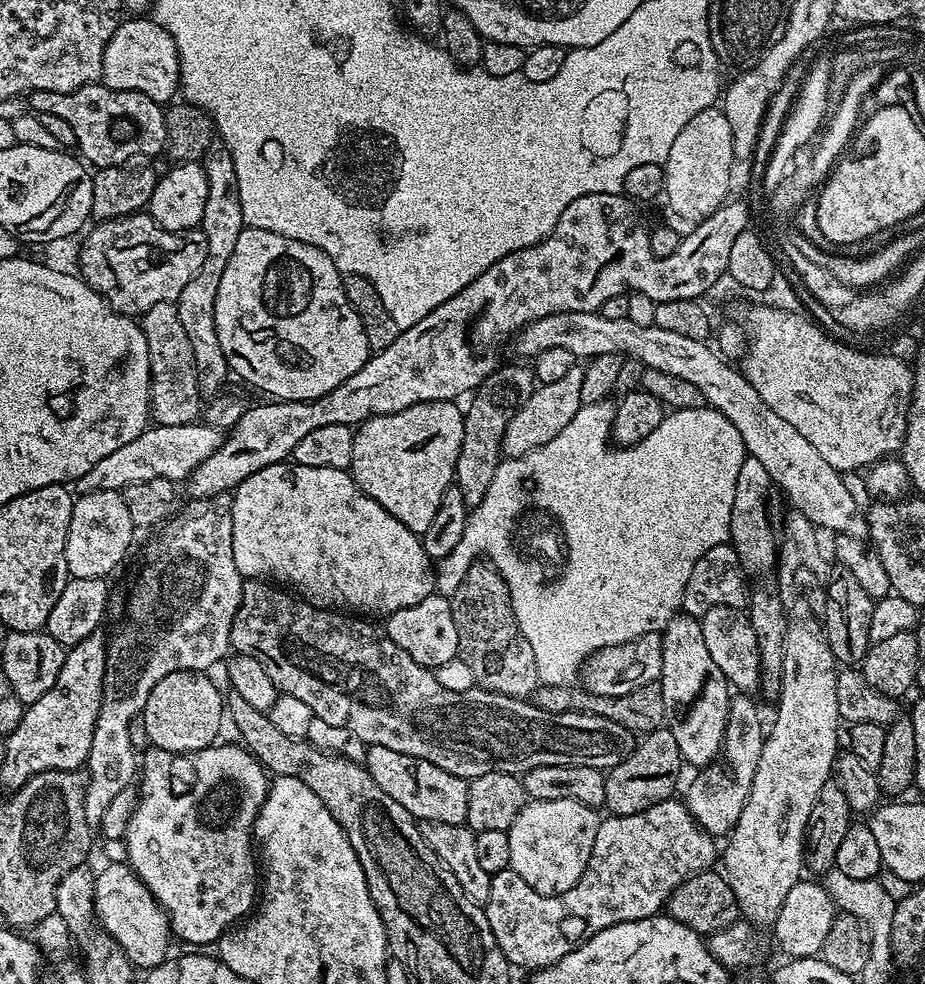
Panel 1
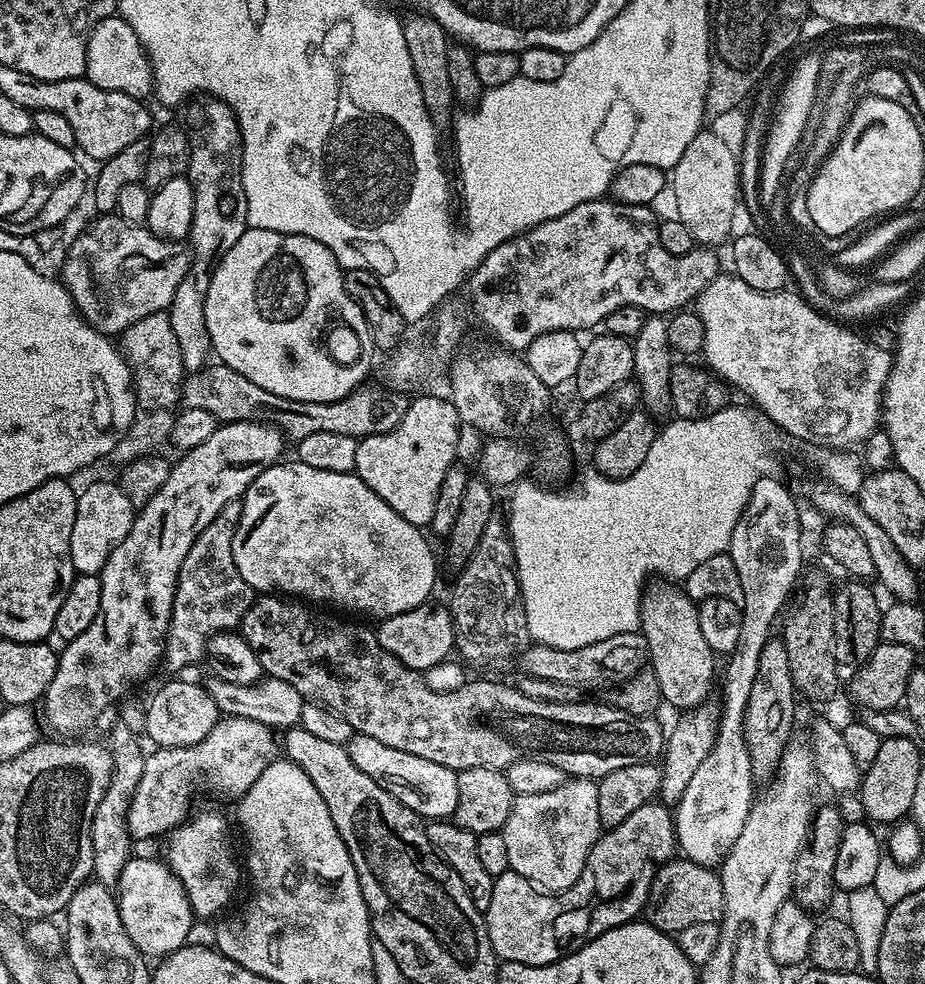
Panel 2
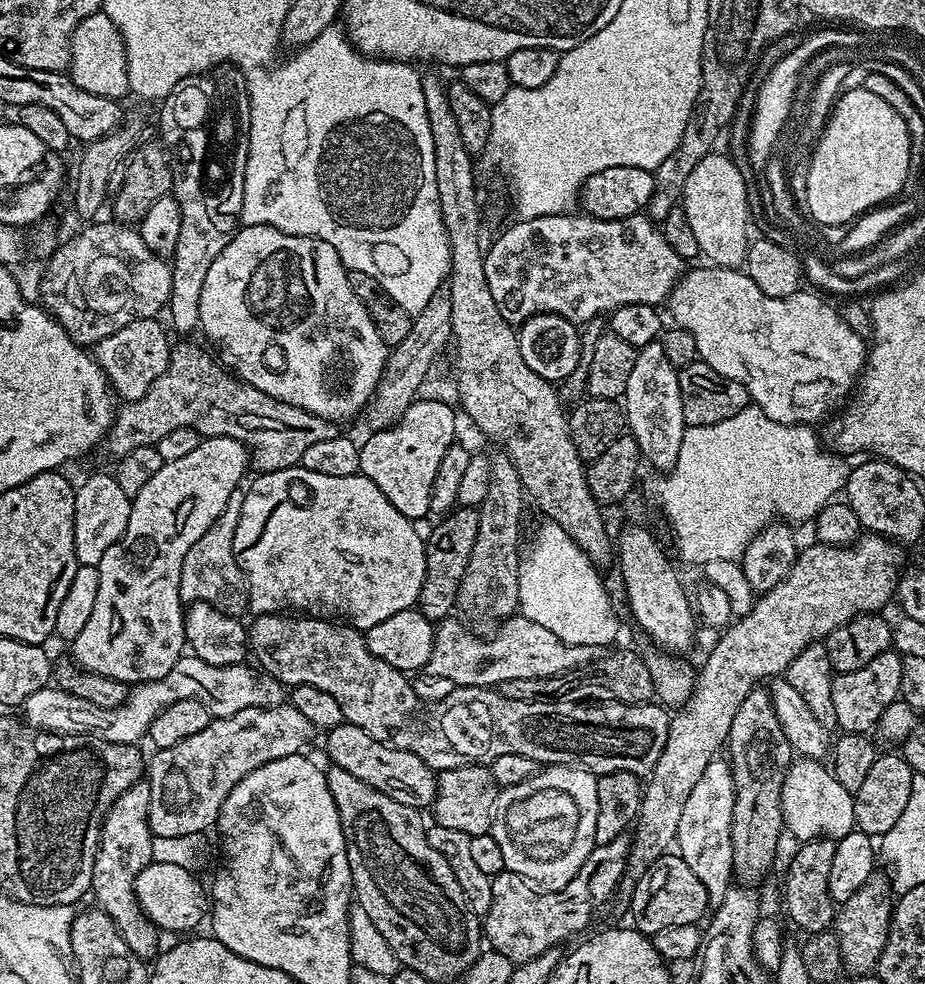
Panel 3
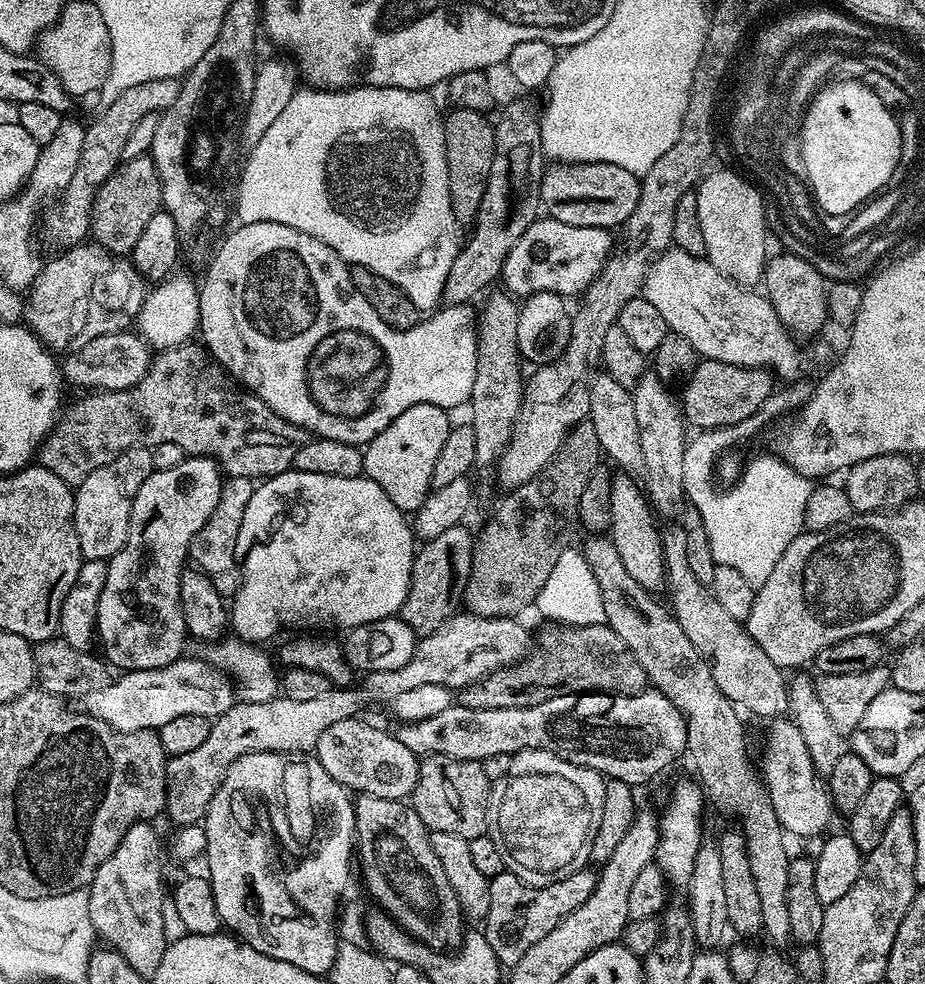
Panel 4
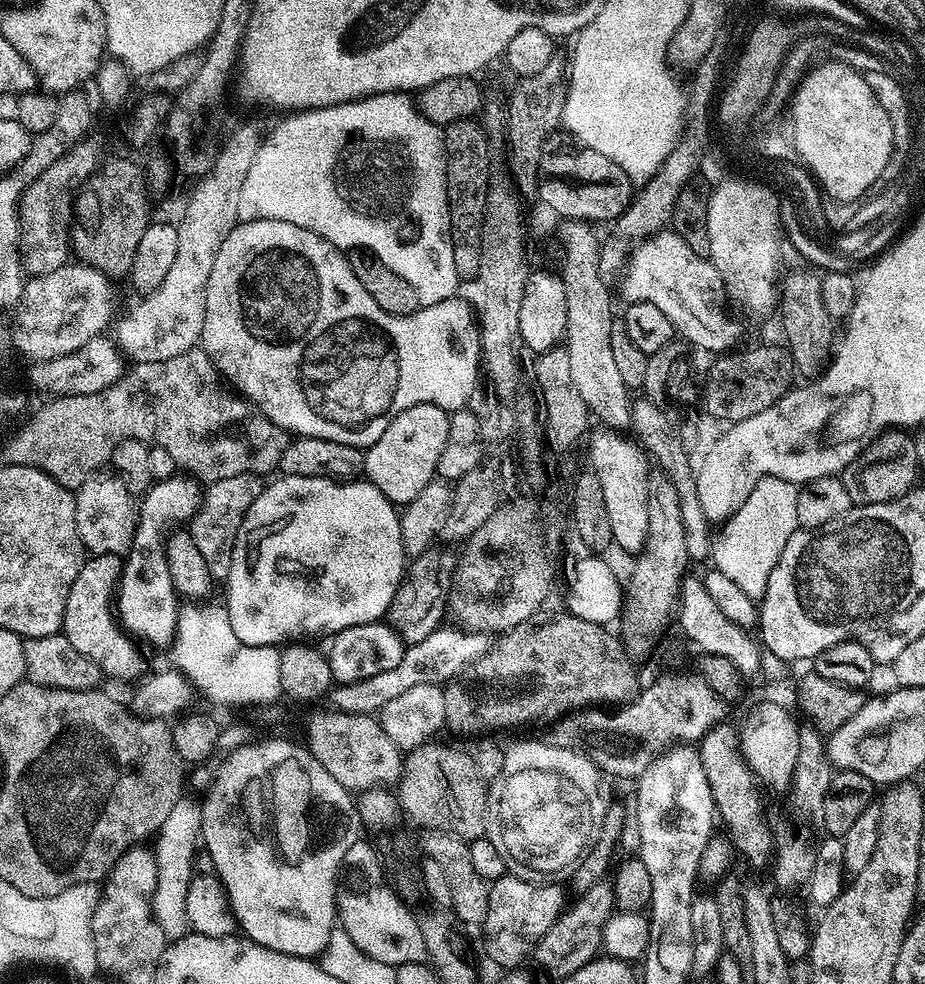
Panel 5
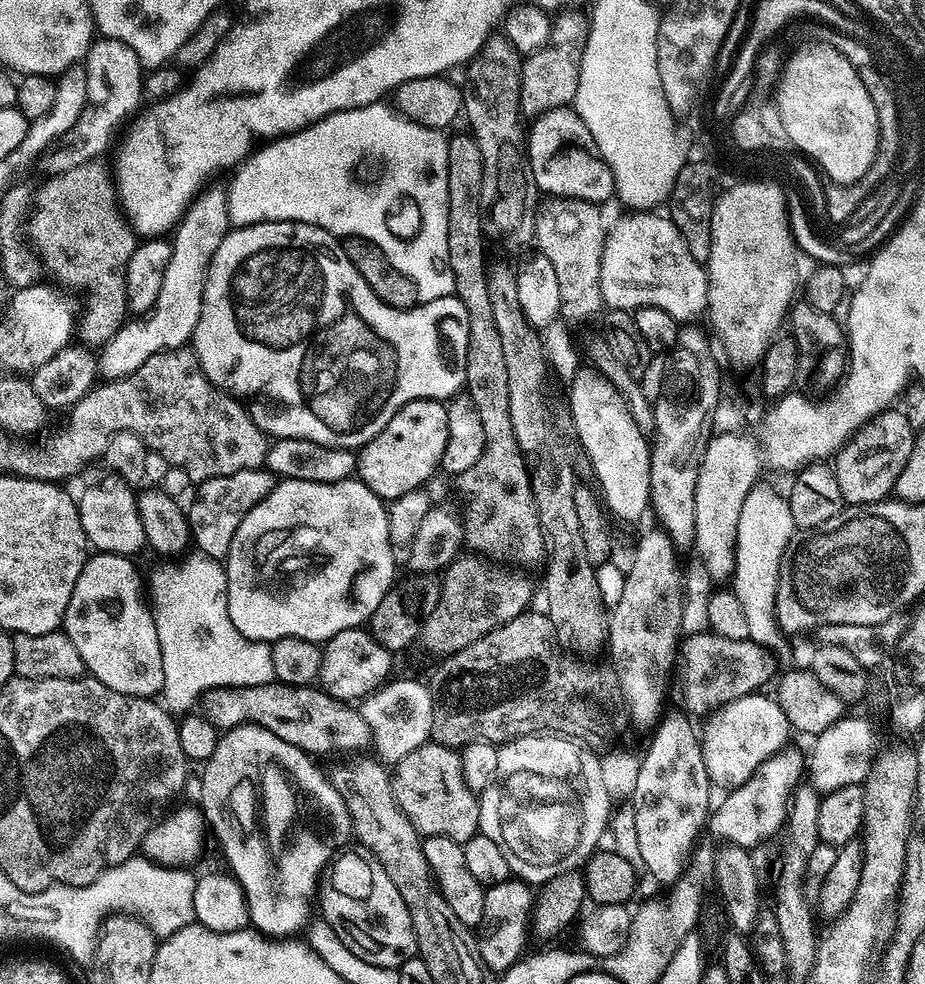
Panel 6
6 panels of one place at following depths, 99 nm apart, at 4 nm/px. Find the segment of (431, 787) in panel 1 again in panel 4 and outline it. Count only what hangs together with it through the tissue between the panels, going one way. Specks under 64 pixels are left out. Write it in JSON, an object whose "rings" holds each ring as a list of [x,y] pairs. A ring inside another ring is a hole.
{"rings":[[[361,718],[334,722],[321,734],[314,751],[316,761],[344,788],[356,794],[407,801],[418,782],[420,760],[391,731],[383,732]]]}

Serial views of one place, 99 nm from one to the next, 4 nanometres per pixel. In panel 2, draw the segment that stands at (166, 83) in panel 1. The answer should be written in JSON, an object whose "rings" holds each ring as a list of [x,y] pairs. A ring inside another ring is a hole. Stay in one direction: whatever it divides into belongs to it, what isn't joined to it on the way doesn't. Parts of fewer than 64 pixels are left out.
{"rings":[[[107,16],[87,35],[86,79],[102,90],[114,90],[122,94],[130,94],[135,100],[143,101],[144,96],[151,97],[152,67],[148,56],[144,53],[142,42],[138,42],[138,34],[124,21],[123,16]]]}

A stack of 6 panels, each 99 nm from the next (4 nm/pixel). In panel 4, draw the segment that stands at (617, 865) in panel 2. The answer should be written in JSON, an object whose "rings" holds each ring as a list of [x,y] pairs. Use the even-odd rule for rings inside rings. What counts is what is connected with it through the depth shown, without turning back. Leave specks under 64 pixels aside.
{"rings":[[[588,866],[579,868],[574,874],[562,878],[550,886],[542,886],[541,888],[523,884],[516,875],[507,870],[502,874],[491,877],[488,881],[490,910],[484,915],[482,931],[485,938],[490,942],[490,950],[500,959],[501,965],[511,966],[516,964],[518,958],[522,958],[522,954],[526,954],[526,950],[530,950],[530,946],[534,946],[534,942],[546,938],[546,934],[550,934],[550,930],[554,930],[554,926],[558,926],[558,922],[562,922],[562,918],[566,918],[566,914],[578,910],[578,906],[582,906],[582,902],[586,902],[586,898],[590,898],[590,893],[596,885],[596,877],[597,873]]]}

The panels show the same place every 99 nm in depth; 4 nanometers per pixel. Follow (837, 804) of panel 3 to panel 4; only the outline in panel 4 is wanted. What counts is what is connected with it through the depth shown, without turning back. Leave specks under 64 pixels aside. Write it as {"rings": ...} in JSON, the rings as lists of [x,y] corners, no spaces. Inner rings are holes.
{"rings":[[[776,718],[768,728],[768,761],[764,764],[762,783],[769,789],[769,803],[774,807],[780,827],[787,835],[816,836],[836,818],[827,783],[814,771],[810,752],[802,739],[802,730],[790,718]]]}

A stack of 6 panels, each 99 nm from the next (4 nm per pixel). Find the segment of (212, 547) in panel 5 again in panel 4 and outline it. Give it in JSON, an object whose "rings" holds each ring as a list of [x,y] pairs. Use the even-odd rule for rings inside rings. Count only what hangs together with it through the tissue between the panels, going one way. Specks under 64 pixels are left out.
{"rings":[[[229,476],[224,480],[222,490],[218,494],[218,504],[214,506],[214,514],[206,518],[206,526],[194,534],[188,547],[188,554],[199,571],[208,577],[220,595],[228,598],[240,587],[240,570],[236,559],[236,543],[238,530],[242,530],[242,517],[246,514],[246,502],[250,502],[254,481],[245,476]]]}

